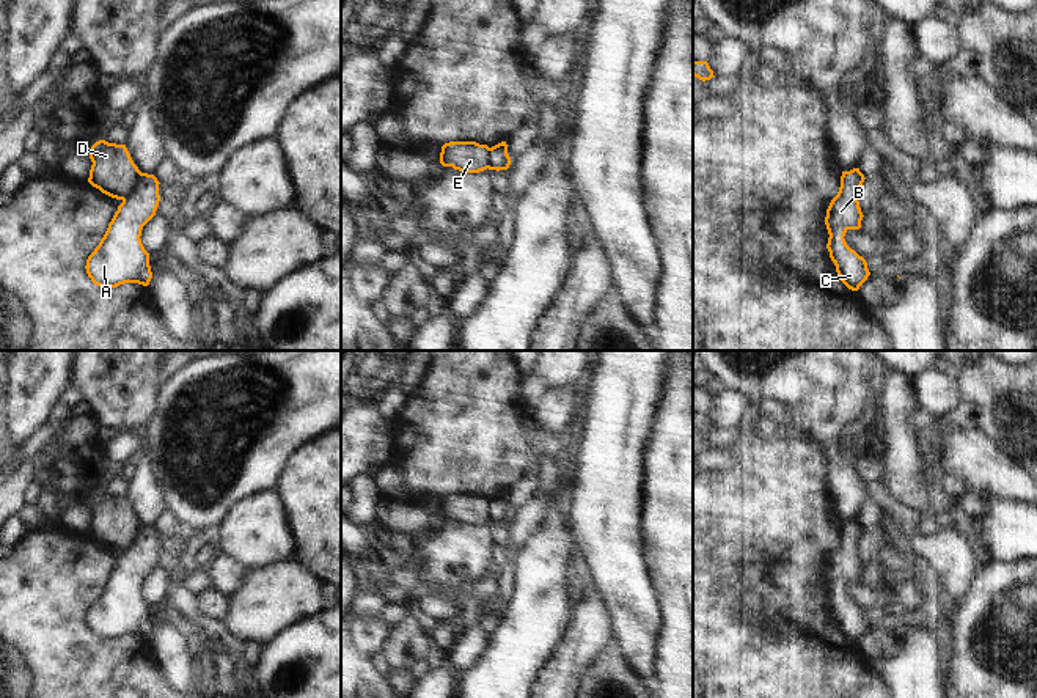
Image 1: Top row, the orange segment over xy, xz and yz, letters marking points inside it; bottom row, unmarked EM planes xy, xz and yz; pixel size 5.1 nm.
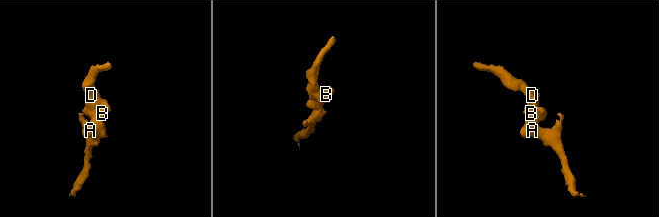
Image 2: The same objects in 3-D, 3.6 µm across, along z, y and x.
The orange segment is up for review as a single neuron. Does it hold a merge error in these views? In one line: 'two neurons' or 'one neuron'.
two neurons

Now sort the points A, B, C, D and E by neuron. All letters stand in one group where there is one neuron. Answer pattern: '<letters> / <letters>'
A B C / D E

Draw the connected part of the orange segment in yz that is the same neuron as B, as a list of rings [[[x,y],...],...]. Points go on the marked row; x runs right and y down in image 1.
[[[859,168],[842,171],[839,192],[831,200],[825,217],[830,234],[826,244],[830,258],[836,266],[841,281],[852,291],[858,291],[870,275],[866,259],[852,250],[844,239],[848,230],[861,228],[864,215],[858,198],[864,179]]]

